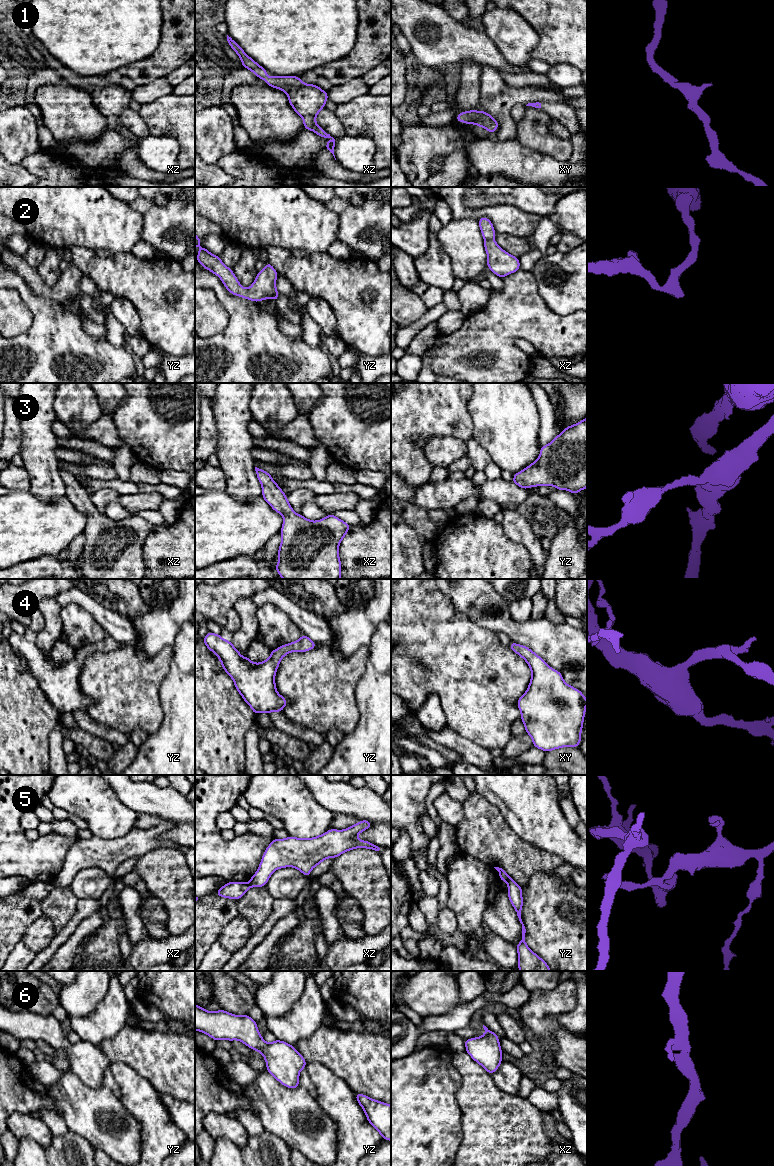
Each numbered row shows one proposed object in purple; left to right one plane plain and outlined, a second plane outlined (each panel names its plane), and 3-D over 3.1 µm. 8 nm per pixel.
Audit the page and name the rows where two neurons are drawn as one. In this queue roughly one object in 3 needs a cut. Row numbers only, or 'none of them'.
5

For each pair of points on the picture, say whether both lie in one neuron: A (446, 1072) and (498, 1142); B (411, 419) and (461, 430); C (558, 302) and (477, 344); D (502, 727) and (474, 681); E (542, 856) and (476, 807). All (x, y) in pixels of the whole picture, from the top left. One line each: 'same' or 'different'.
A: different
B: same
C: different
D: same
E: same

